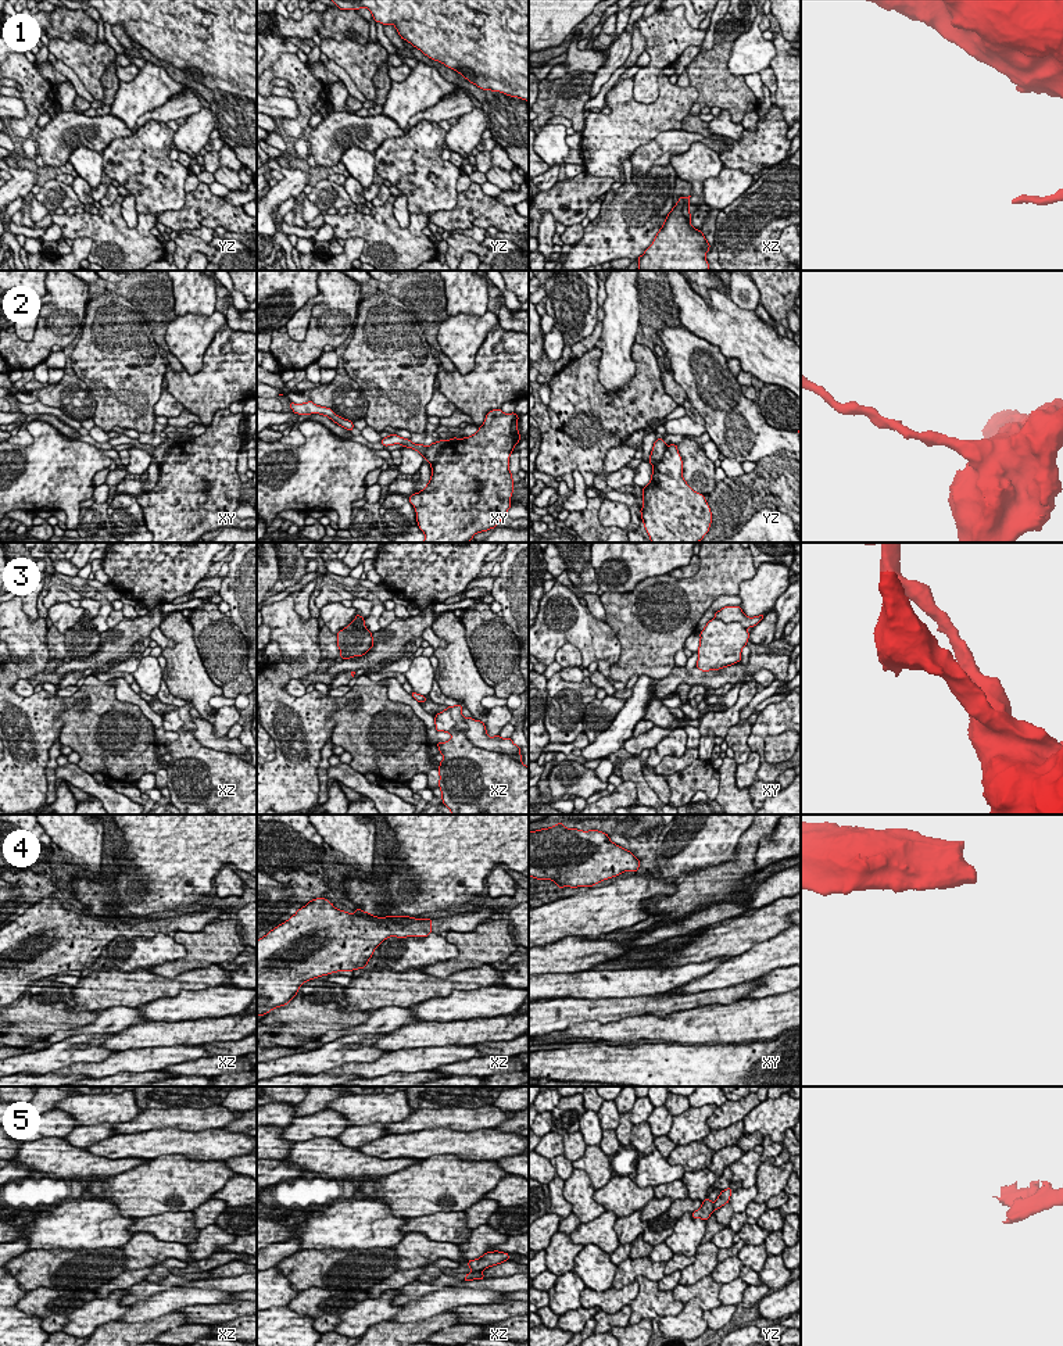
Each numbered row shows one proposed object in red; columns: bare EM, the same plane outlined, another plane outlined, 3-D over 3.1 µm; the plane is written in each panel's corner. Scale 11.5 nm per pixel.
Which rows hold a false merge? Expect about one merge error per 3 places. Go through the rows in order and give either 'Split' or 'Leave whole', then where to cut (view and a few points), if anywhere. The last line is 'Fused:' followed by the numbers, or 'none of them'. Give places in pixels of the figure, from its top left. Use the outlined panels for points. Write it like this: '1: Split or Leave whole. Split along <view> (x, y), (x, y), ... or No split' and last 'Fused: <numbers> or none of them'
1: Split. Split along xz (683, 199), (683, 215), (689, 222)
2: Split. Split along xy (447, 441), (430, 465)
3: Split. Split along xz (462, 719), (466, 725), (464, 734), (472, 743), (503, 754)
4: Leave whole. No split
5: Split. Split along xz (480, 1270), (473, 1273)
Fused: 1, 2, 3, 5

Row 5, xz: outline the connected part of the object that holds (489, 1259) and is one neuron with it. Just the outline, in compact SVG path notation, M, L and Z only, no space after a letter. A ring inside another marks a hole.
M487 1252L484 1253L482 1257L476 1259L476 1260L469 1260L468 1266L470 1267L470 1270L475 1271L483 1271L487 1267L508 1261L509 1254L504 1253L504 1252Z

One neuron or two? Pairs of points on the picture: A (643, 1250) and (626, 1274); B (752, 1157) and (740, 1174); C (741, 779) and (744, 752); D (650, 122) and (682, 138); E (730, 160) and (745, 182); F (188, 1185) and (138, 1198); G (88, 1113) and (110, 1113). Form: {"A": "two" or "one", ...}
{"A": "two", "B": "one", "C": "two", "D": "two", "E": "two", "F": "one", "G": "one"}

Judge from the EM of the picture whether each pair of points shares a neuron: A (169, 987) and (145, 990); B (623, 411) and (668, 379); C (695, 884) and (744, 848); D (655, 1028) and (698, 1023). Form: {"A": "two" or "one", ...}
{"A": "one", "B": "two", "C": "one", "D": "one"}

